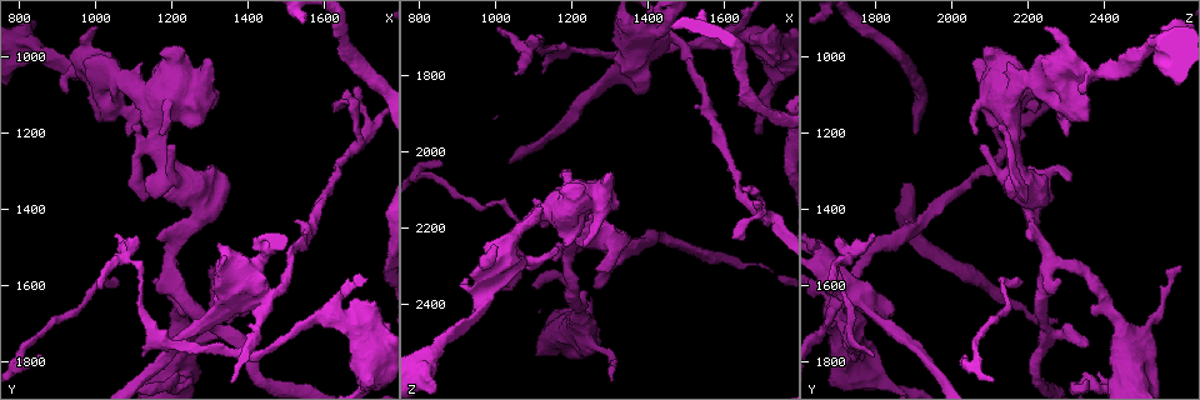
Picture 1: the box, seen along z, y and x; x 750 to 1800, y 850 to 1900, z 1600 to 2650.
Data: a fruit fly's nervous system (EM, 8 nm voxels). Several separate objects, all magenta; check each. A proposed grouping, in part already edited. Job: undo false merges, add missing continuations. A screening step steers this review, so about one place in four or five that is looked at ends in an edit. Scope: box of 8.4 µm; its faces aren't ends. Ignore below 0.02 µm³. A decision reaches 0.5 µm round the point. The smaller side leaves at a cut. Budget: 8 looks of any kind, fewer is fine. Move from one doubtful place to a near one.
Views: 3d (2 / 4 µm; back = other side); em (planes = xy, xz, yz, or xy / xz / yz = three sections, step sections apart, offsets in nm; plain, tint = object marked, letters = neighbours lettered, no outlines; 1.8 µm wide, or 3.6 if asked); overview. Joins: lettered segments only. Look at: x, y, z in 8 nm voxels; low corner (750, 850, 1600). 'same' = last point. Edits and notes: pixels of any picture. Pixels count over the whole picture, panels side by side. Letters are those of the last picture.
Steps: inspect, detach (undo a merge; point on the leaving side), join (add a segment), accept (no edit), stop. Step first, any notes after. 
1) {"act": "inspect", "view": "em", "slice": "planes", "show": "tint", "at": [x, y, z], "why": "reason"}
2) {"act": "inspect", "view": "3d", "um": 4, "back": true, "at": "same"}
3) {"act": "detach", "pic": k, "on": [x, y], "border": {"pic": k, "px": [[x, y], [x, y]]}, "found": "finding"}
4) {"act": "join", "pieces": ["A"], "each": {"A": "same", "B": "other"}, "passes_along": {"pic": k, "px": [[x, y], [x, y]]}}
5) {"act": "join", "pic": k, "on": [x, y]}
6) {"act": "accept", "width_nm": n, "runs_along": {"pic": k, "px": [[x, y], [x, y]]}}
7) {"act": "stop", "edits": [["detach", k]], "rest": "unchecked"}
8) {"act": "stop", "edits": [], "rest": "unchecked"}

{"act": "inspect", "view": "em", "slice": "xz", "step": 8, "show": "tint", "at": [830, 960, 2535], "why": "thick turns thin"}

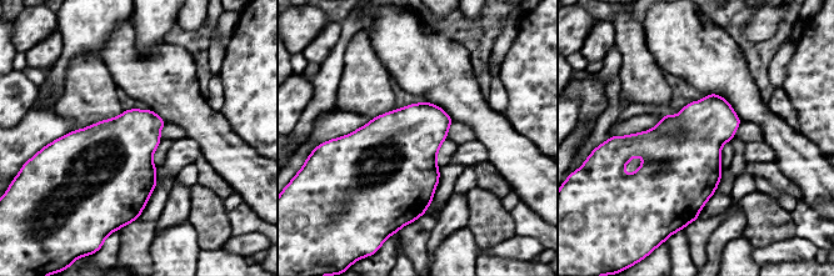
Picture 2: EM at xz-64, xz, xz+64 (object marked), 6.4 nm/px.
{"act": "inspect", "view": "em", "slice": "yz", "step": 16, "show": "letters", "at": "same"}

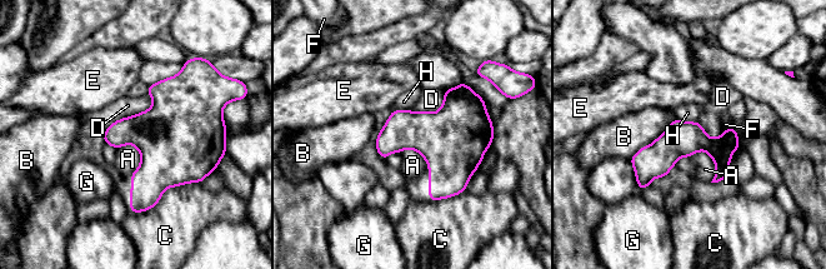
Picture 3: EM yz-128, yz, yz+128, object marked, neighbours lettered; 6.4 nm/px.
{"act": "accept", "each": {"A": "other", "B": "other", "C": "other", "D": "other", "E": "other", "F": "other", "G": "other", "H": "other"}, "runs_along": {"pic": 3, "px": [[731, 130], [719, 143], [677, 143], [641, 184]]}, "found": "all the same neuron"}

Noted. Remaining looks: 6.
{"act": "inspect", "view": "em", "slice": "xy", "step": 8, "show": "letters", "at": [1055, 1135, 2280], "why": "thick turns thin"}

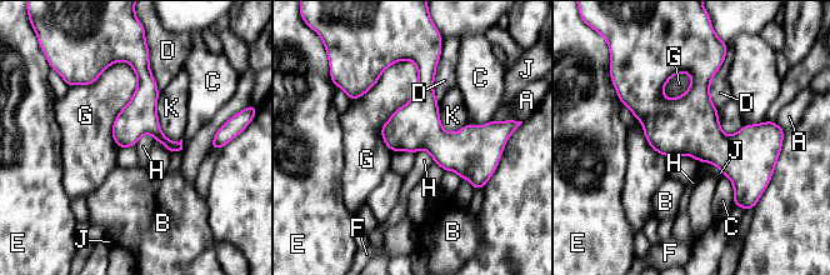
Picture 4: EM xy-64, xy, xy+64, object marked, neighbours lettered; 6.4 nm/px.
{"act": "accept", "width_nm": 220, "each": {"A": "other", "B": "other", "C": "other", "D": "other", "E": "other", "F": "other", "G": "other", "H": "other", "J": "other", "K": "other"}, "border": {"pic": 4, "px": [[153, 134], [144, 134], [134, 145]]}, "found": "all the same neuron"}

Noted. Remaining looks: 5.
{"act": "inspect", "view": "3d", "um": 2, "at": [1390, 1675, 1845], "why": "branch stops here"}

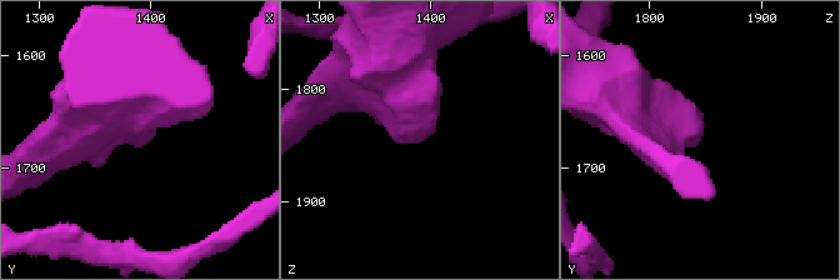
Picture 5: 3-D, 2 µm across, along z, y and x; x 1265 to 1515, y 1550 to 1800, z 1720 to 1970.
{"act": "inspect", "view": "em", "slice": "yz", "step": 8, "show": "letters", "at": [1390, 1678, 1842]}

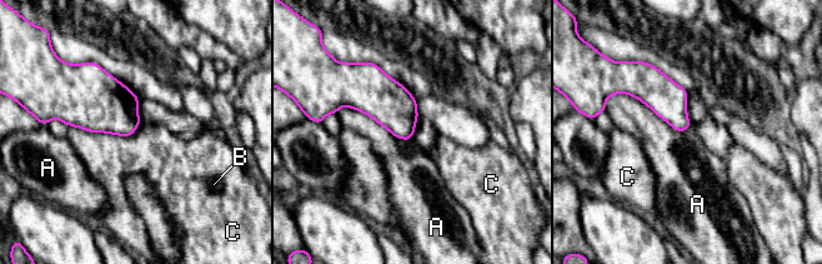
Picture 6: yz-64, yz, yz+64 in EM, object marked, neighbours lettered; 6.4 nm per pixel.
{"act": "inspect", "view": "em", "slice": "planes", "show": "letters", "at": "same", "why": "cut it another way"}

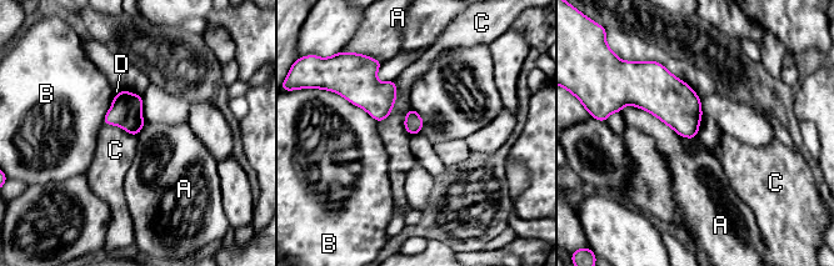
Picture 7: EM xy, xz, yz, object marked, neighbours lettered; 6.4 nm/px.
{"act": "accept", "each": {"A": "other", "B": "other", "C": "other", "D": "other"}, "border": {"pic": 7, "px": [[395, 80], [395, 103], [378, 123]]}, "found": "no lettered segment goes on from it"}

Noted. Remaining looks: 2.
{"act": "stop", "edits": [], "rest": "unchecked"}

